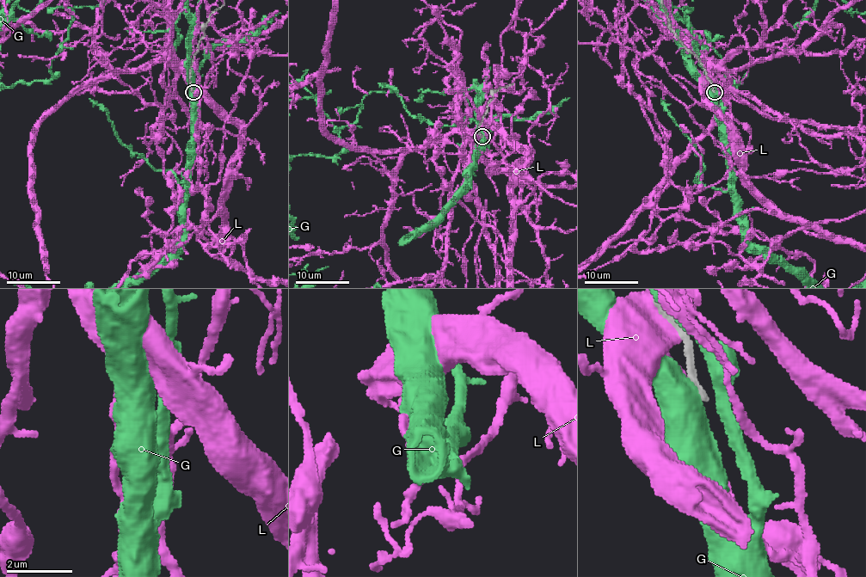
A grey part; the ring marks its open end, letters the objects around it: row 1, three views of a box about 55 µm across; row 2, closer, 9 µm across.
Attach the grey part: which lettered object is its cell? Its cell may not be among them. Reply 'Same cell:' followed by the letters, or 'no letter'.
Same cell: no letter

